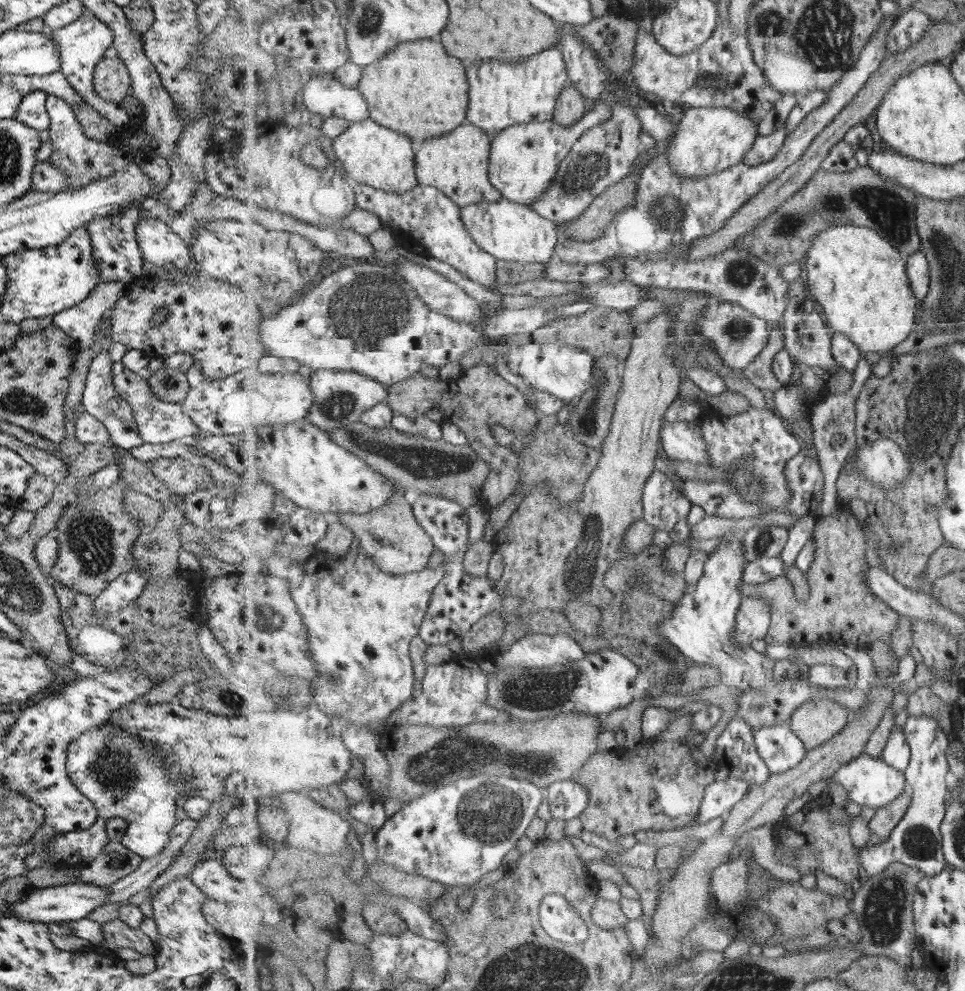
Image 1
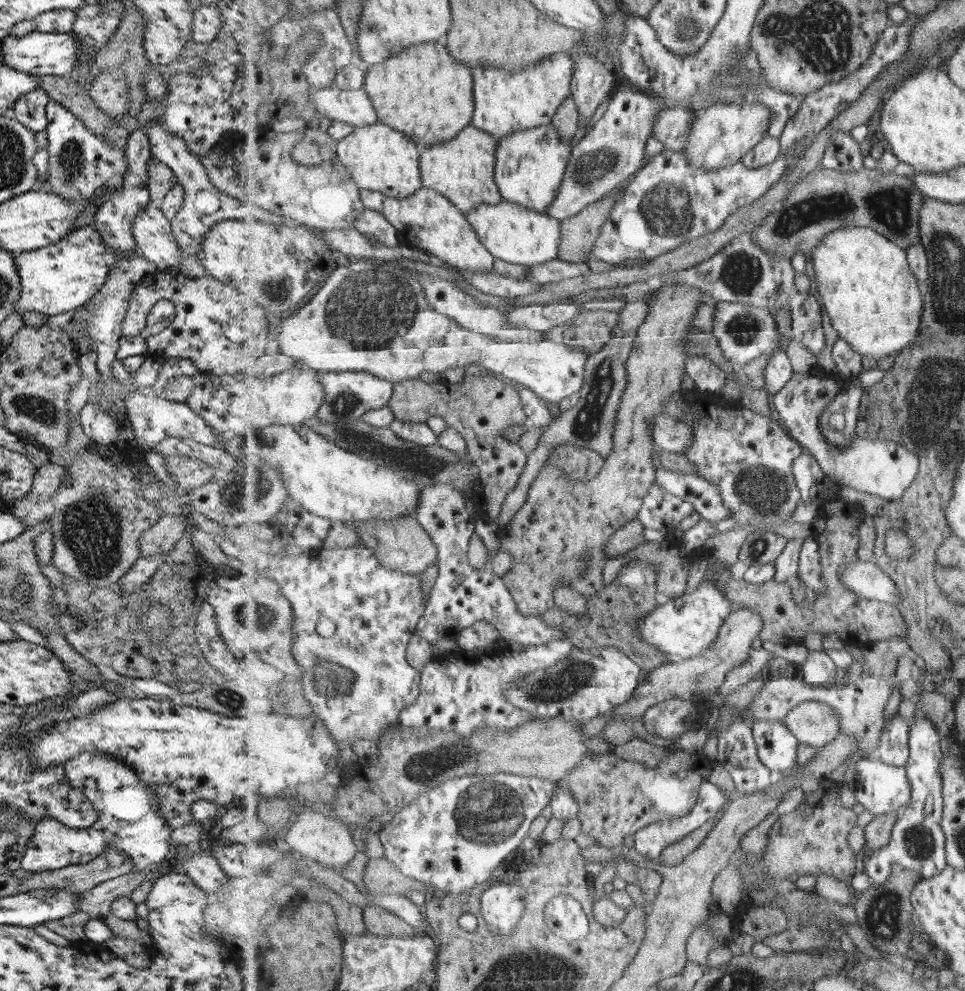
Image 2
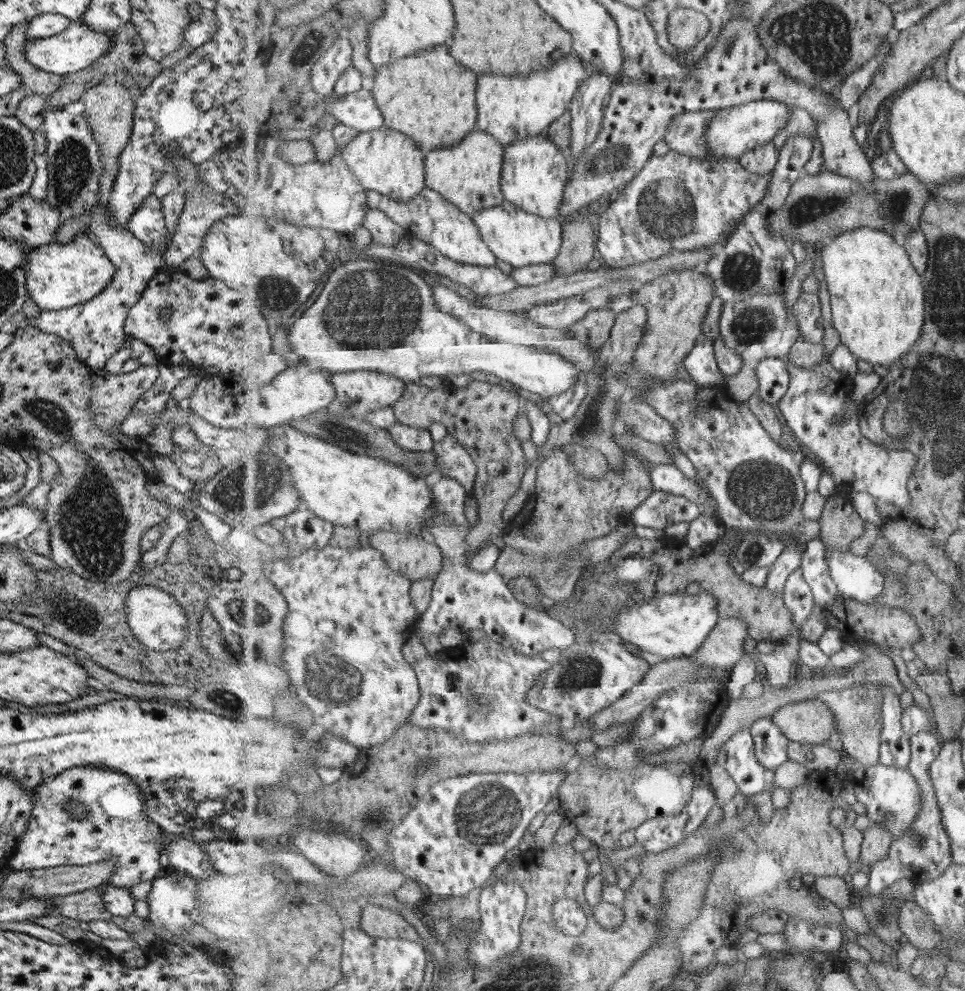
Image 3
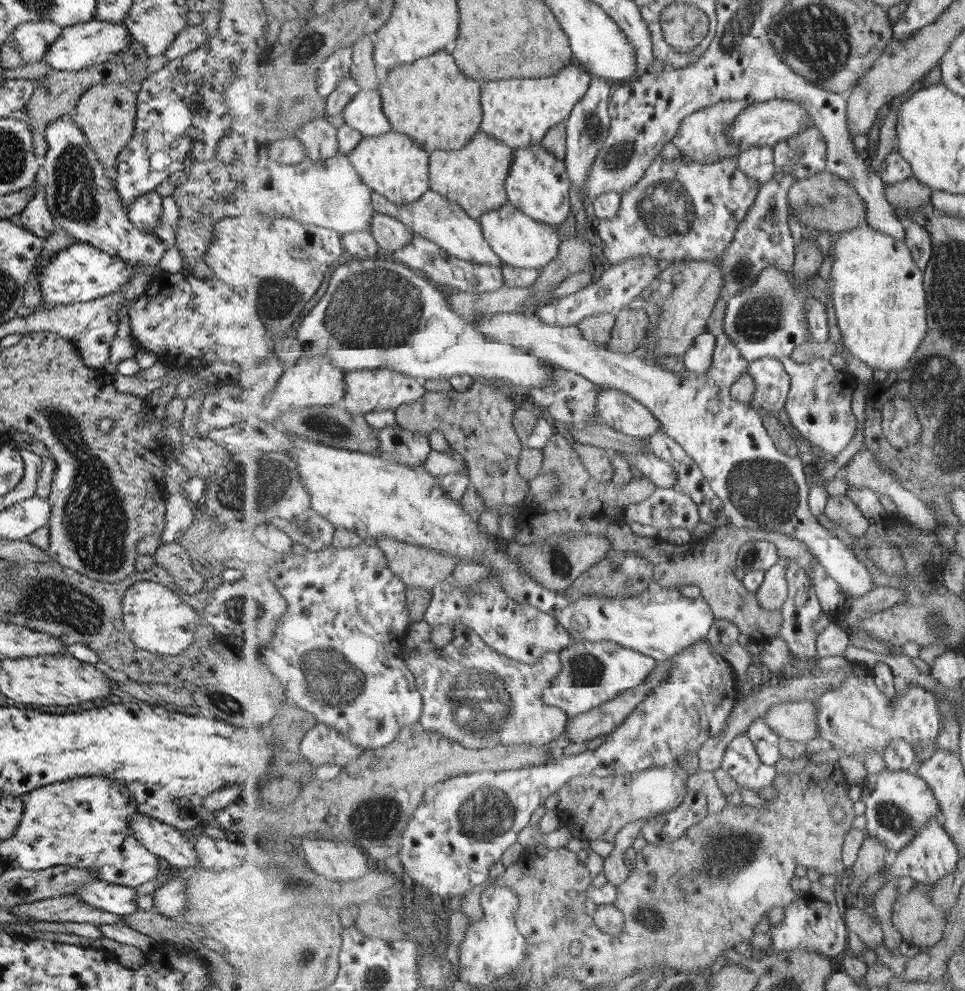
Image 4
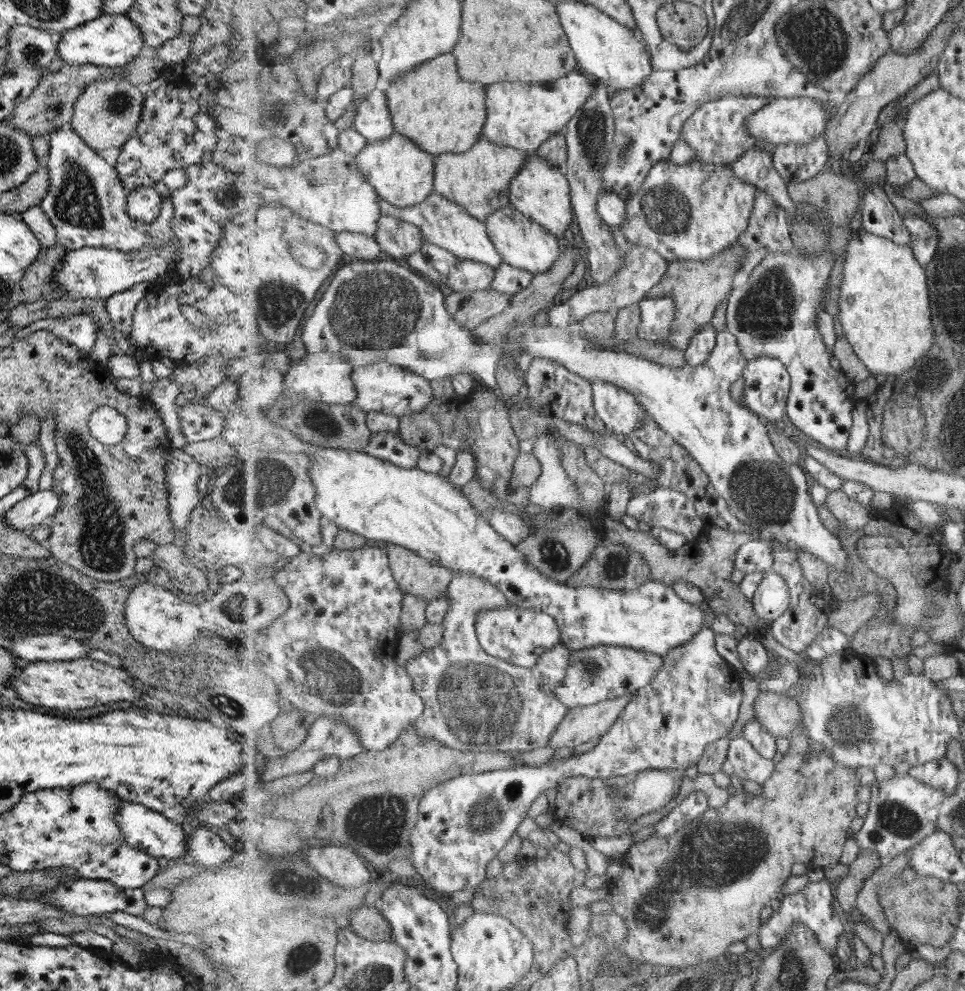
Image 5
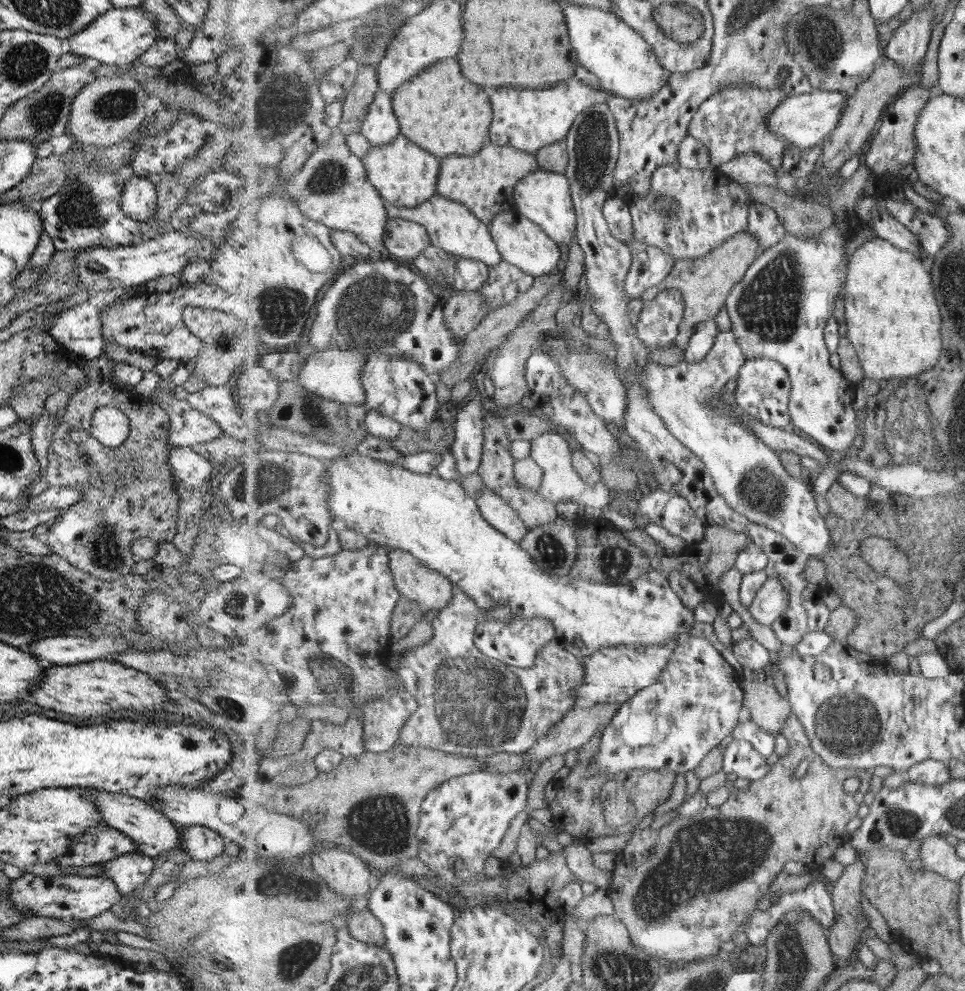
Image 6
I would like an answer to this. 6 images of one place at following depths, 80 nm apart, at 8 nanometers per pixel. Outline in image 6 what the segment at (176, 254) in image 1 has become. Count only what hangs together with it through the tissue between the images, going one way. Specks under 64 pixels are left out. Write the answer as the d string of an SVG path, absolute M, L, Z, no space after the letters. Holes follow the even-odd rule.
M127 174L120 192L119 208L131 220L144 221L156 211L156 188L148 178Z

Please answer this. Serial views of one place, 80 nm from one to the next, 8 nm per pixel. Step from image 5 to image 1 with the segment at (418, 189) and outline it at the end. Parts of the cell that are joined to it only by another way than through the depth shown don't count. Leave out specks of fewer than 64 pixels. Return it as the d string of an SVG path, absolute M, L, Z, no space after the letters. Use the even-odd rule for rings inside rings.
M372 119L361 120L353 122L347 132L332 141L333 157L341 162L355 185L373 186L388 193L404 193L420 184L417 179L416 145L403 132L393 131Z

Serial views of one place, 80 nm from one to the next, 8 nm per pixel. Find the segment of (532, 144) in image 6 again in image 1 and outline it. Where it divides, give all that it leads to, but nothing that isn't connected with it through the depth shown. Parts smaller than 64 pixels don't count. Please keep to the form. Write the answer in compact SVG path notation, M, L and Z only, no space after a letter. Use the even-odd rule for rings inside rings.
M559 47L525 57L516 63L479 62L469 68L468 121L495 136L515 124L547 122L554 119L561 91L571 82L567 61Z

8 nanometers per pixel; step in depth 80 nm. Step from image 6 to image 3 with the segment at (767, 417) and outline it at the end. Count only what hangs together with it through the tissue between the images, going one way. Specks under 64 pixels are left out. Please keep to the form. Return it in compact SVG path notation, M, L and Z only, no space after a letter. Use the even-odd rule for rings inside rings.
M779 357L763 359L756 365L759 394L765 403L779 404L790 388L788 364Z

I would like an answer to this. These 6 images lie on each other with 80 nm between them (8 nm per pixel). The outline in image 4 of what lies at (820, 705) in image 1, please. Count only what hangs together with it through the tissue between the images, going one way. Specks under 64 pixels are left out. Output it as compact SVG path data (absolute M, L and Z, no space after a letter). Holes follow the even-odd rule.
M815 700L785 701L771 707L764 719L780 737L808 742L821 737L820 728L817 728L819 713Z

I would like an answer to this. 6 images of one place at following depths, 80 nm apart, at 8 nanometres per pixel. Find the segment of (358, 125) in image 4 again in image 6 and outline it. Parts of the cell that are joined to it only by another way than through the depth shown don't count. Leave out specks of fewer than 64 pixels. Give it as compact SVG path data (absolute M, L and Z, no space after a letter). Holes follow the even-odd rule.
M379 90L367 110L361 133L371 142L372 147L392 144L401 134L401 124L393 109L392 96Z

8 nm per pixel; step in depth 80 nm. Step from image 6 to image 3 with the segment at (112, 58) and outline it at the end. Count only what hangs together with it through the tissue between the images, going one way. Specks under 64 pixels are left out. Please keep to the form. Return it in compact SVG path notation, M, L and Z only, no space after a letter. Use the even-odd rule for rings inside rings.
M73 21L63 29L63 32L48 37L35 37L34 39L24 41L23 54L25 60L31 66L45 72L51 72L51 74L63 75L82 70L82 68L88 67L93 61L103 56L110 42L114 40L114 36L113 31L96 30L95 28L89 28L84 24Z

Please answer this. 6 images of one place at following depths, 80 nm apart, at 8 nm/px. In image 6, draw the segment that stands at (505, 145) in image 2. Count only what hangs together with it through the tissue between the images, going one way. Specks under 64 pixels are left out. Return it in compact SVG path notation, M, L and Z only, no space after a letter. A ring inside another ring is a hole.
M540 168L537 172L532 172L517 184L513 203L515 210L523 216L529 217L529 220L532 220L535 224L541 225L544 232L557 244L568 246L573 238L576 237L577 240L578 216L566 174L547 172L543 168Z

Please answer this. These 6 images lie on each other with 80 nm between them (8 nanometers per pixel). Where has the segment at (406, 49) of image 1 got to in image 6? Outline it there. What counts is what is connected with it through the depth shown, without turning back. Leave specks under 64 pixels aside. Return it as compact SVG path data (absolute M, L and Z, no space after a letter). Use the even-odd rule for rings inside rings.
M439 59L416 74L393 93L393 109L401 124L402 135L421 149L443 159L451 155L472 155L491 144L493 110L483 86L465 82L459 61Z

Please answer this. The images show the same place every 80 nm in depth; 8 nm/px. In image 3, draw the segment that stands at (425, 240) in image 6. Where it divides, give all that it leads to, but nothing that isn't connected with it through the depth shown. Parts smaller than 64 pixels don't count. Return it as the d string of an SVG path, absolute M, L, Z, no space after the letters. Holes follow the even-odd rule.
M370 209L365 215L364 223L362 224L372 234L372 241L375 244L387 247L397 247L398 243L403 240L403 236L408 232L396 221L391 220L379 209Z

